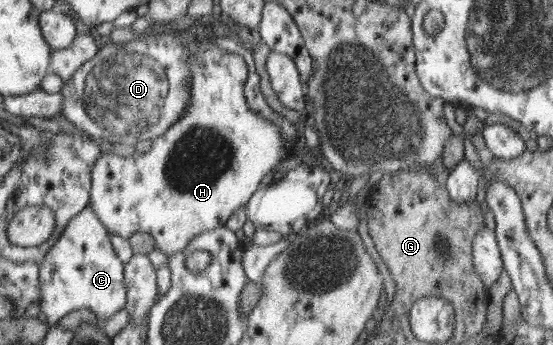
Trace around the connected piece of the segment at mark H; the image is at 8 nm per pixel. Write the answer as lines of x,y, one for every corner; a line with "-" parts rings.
208,19
203,25
196,29
199,30
197,38
199,42
205,42
205,45
200,45
187,61
190,62
189,70
192,71
192,98
190,98
190,104
185,111
183,117
179,122
172,124
165,134
152,140
151,150
145,153
136,153
133,151
116,151
110,153
104,153
100,157
100,160
96,162
95,168
92,170
92,188
90,198
90,208
97,215
97,218
103,223
103,226
108,230
110,234
116,234
123,238
129,239
136,232
147,232
153,236
155,240
155,247
158,248
163,254
168,257
174,254
180,253
195,237
201,233
208,233
210,230
219,229
228,221
228,218
243,206
246,206
249,200
252,198
253,193
256,192
263,180
263,176
268,172
271,172
273,168
277,168
280,172
287,170
287,162
291,158
295,158
294,140
284,140
283,130
280,130
280,126
276,125
276,122
271,122
267,118
264,118
260,113
255,113
248,105
247,95
245,94
245,82
247,81
248,74
248,59
221,49
218,47
217,42
212,42
217,38
213,35
211,20

